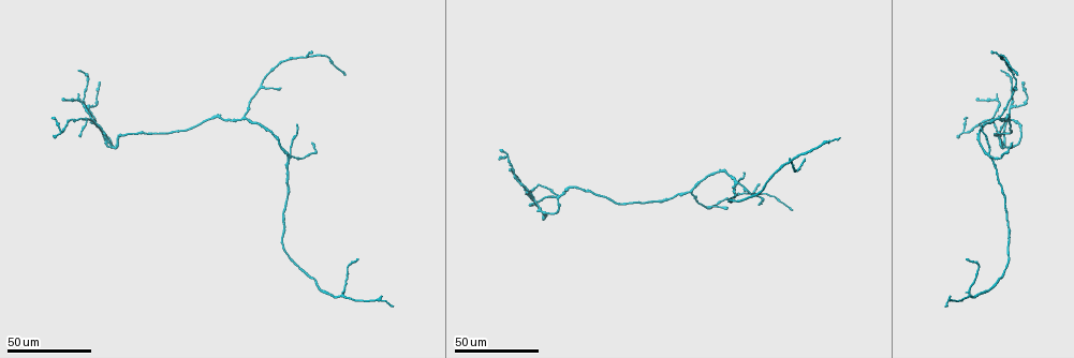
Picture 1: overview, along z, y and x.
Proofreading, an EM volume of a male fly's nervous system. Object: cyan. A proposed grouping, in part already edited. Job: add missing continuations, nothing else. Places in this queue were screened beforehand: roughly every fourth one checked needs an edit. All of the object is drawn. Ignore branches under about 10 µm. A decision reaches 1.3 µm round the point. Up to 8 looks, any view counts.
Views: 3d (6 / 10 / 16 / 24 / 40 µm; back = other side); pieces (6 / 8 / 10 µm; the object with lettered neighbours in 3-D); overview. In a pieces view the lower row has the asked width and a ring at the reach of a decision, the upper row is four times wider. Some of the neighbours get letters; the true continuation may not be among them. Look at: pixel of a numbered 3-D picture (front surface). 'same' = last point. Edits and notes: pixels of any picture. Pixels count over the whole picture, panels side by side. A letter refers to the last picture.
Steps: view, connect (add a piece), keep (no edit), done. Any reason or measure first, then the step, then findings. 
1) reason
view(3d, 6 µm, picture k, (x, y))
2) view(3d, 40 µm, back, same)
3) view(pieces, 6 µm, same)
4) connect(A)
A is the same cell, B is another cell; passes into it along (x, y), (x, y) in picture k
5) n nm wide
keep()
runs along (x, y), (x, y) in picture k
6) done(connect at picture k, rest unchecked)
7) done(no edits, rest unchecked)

end of a long branch
view(3d, 24 µm, picture 1, (392, 307))

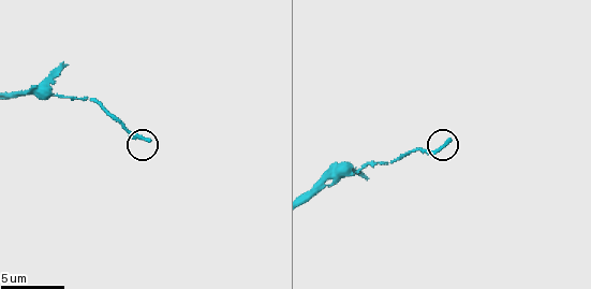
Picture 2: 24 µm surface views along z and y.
view(pieces, 6 µm, picture 2, (449, 142))

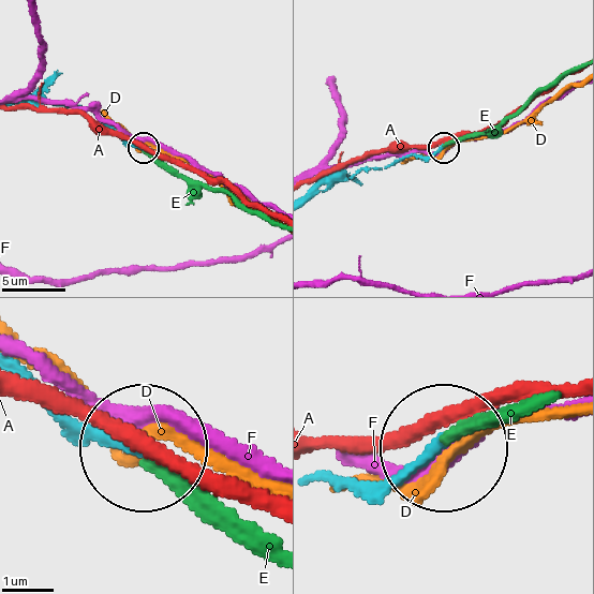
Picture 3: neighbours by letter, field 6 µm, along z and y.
keep()
A, D, E and F are other cells; runs along (340, 480), (403, 472), (437, 447) in picture 3; none of them fits

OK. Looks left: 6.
an open end
view(3d, 40 µm, picture 1, (312, 141))

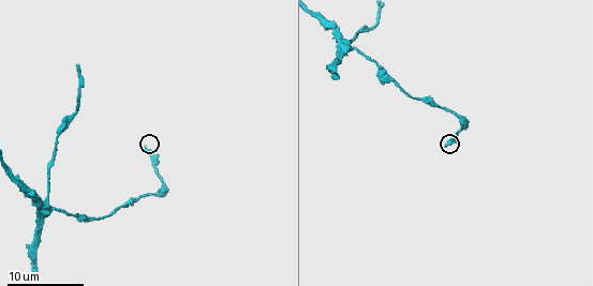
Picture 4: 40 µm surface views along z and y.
view(pieces, 8 µm, picture 4, (145, 148))

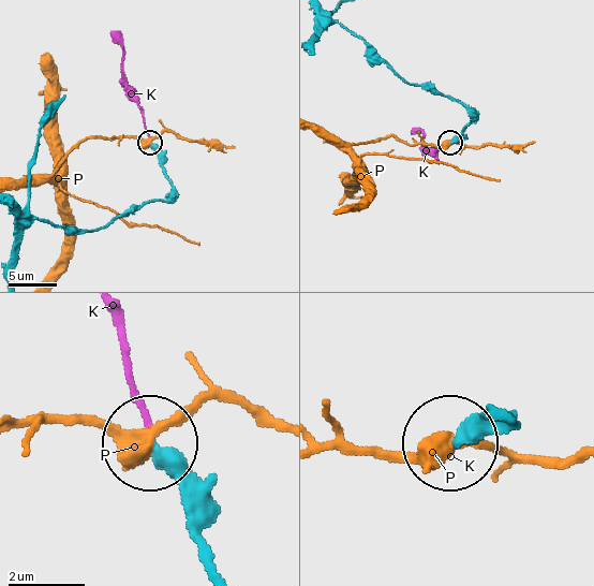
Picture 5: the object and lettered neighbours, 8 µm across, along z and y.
connect(K)
K is the same cell, P is another cell; passes into it along (161, 165), (138, 99), (128, 82), (121, 48), (112, 32) in picture 5; the cell continues

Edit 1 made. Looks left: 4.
thin end
view(3d, 10 µm, picture 4, (78, 65))

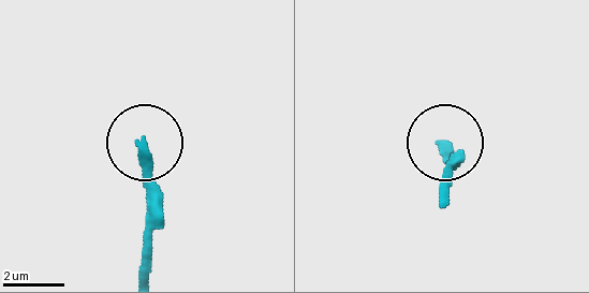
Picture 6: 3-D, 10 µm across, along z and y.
view(pieces, 10 µm, picture 6, (140, 141))

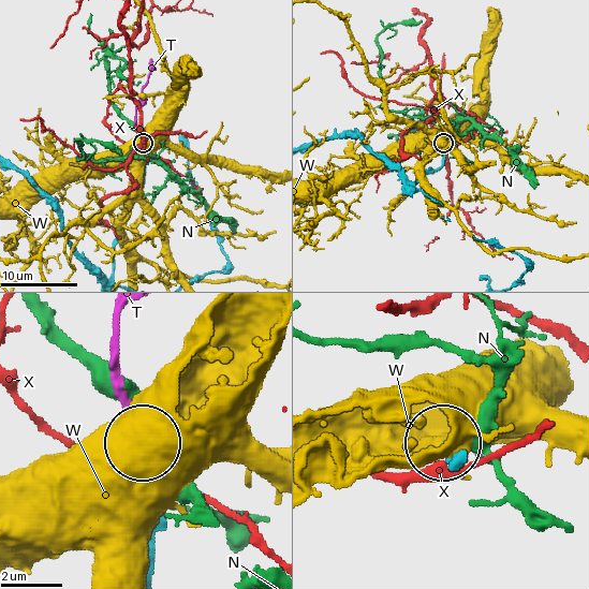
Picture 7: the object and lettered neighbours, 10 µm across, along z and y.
connect(T)
T is the same cell, N, W and X are other cells; it goes on there

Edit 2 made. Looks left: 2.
done(connect at picture 5, connect at picture 7, rest unchecked)

